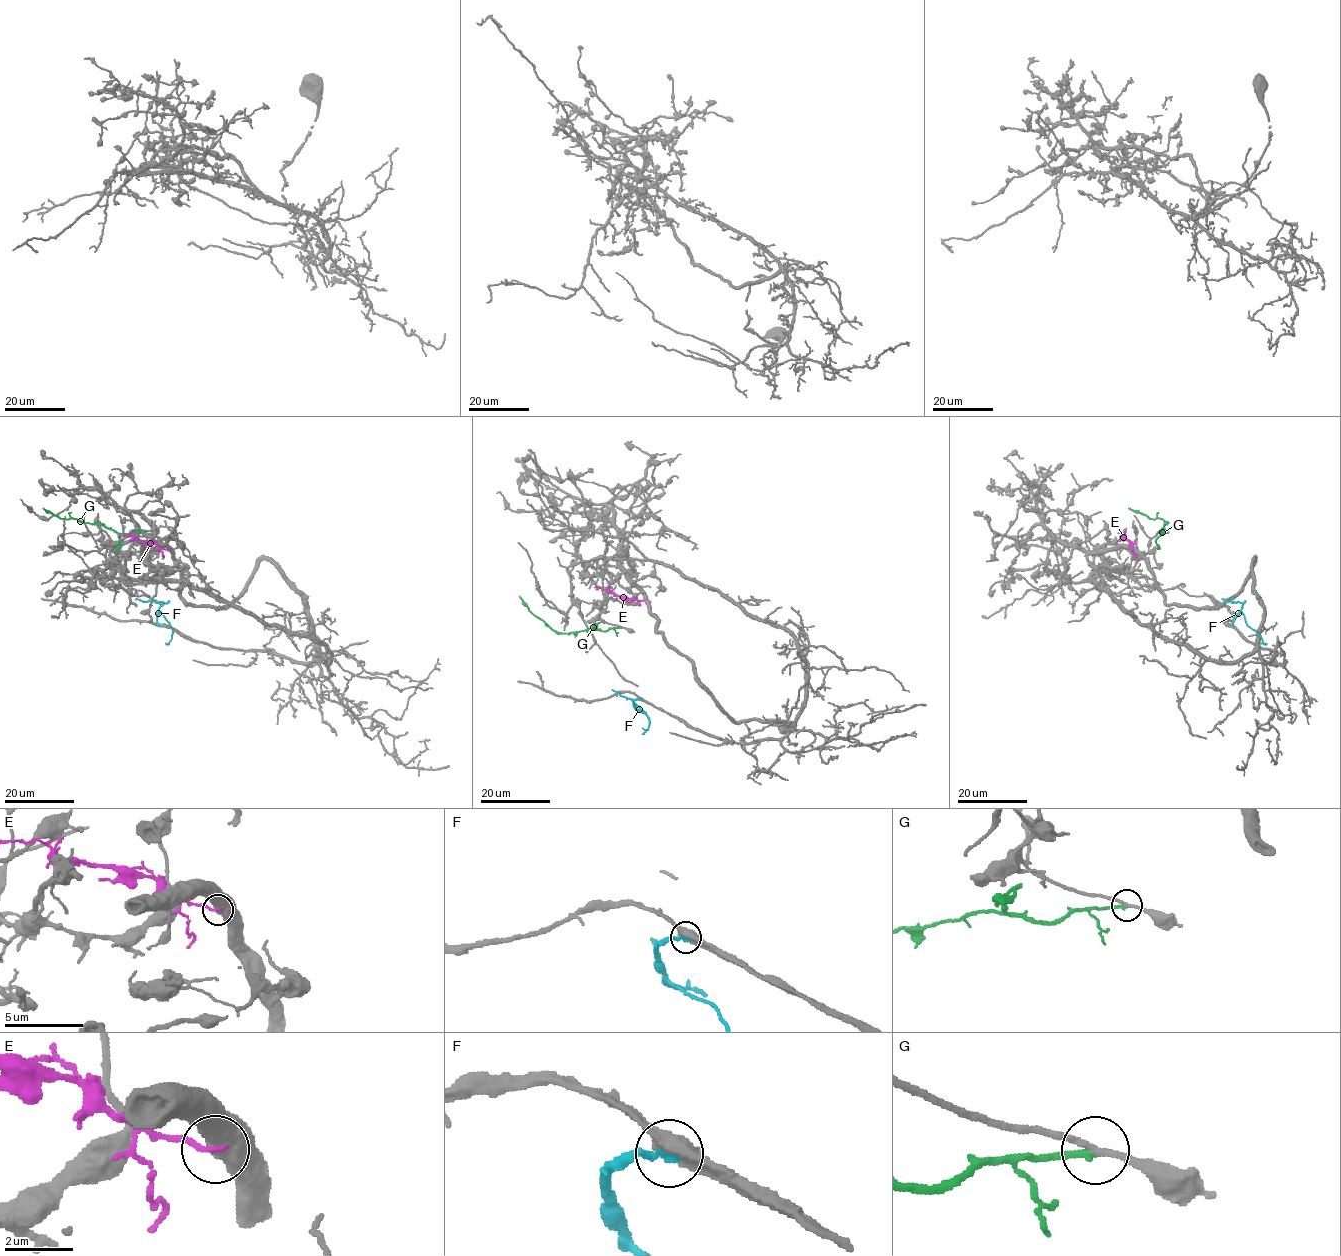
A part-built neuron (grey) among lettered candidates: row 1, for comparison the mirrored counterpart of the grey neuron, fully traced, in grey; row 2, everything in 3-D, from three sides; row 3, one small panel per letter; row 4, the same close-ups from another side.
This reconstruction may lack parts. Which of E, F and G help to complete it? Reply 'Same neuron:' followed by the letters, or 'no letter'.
Same neuron: F

